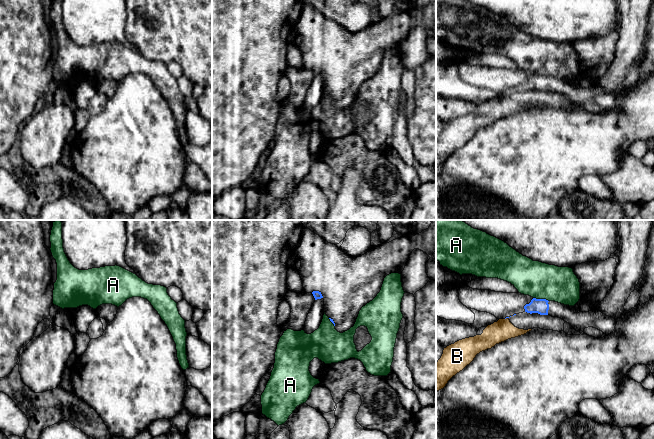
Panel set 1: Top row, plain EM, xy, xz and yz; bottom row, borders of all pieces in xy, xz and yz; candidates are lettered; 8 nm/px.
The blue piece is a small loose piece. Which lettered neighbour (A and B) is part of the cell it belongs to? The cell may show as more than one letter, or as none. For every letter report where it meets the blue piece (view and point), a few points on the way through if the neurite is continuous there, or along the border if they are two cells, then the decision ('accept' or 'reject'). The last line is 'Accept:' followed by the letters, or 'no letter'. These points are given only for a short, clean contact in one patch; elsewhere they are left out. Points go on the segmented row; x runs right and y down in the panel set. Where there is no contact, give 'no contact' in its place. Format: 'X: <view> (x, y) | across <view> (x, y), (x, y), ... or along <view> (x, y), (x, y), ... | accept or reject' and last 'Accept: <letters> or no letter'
A: yz (541, 299) | along yz (533, 297), (548, 301) | reject
B: yz (506, 317) | along yz (507, 317), (505, 319) | reject
Accept: no letter

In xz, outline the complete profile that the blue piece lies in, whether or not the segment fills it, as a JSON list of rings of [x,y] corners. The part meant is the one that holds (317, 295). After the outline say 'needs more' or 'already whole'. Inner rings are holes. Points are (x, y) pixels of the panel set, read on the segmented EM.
[[[436,221],[415,236],[411,233],[403,235],[389,243],[372,248],[359,257],[348,256],[335,244],[326,242],[322,237],[305,228],[294,253],[301,261],[301,267],[297,271],[304,292],[312,293],[315,300],[324,299],[325,314],[334,324],[335,329],[343,333],[354,326],[361,308],[380,292],[384,278],[391,273],[402,273],[414,249],[419,249],[432,257],[436,251]]]; needs more

